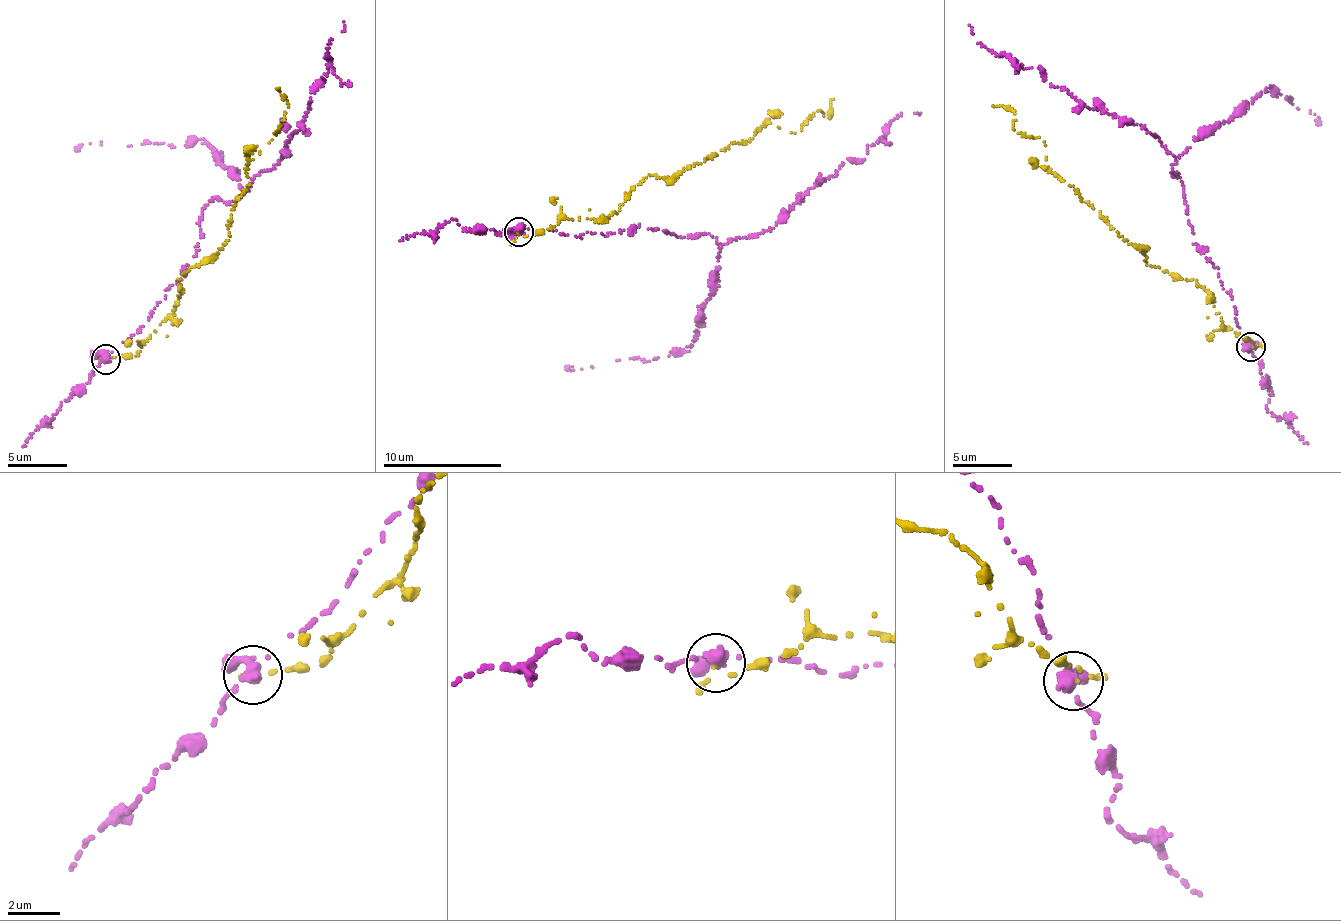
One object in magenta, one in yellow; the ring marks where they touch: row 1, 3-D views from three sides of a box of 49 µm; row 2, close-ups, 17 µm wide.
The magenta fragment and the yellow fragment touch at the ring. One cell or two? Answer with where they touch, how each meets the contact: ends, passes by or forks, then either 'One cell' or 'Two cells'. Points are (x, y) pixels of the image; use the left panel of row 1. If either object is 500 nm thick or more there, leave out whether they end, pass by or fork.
Place: (105, 359). At the ring magenta passes by. At the ring yellow ends. Two cells

